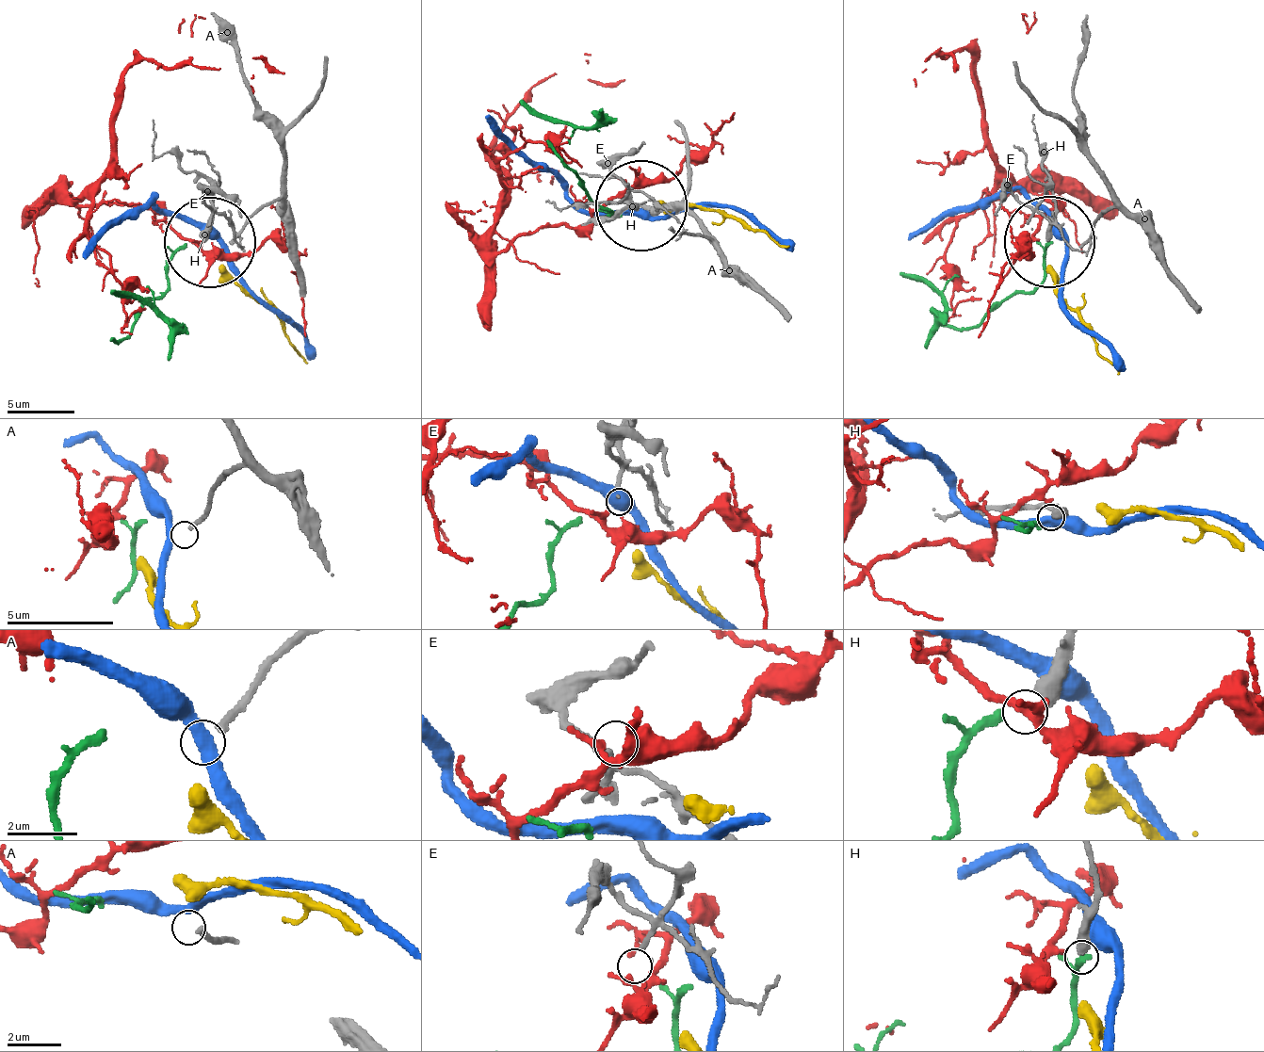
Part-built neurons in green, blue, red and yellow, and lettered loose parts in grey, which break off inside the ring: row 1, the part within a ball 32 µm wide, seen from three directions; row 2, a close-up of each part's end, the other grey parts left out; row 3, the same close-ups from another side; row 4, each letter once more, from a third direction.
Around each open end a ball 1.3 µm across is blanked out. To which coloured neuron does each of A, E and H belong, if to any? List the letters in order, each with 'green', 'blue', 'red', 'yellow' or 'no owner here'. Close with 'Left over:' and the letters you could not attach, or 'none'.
A: no owner here
E: red
H: green
Left over: A

